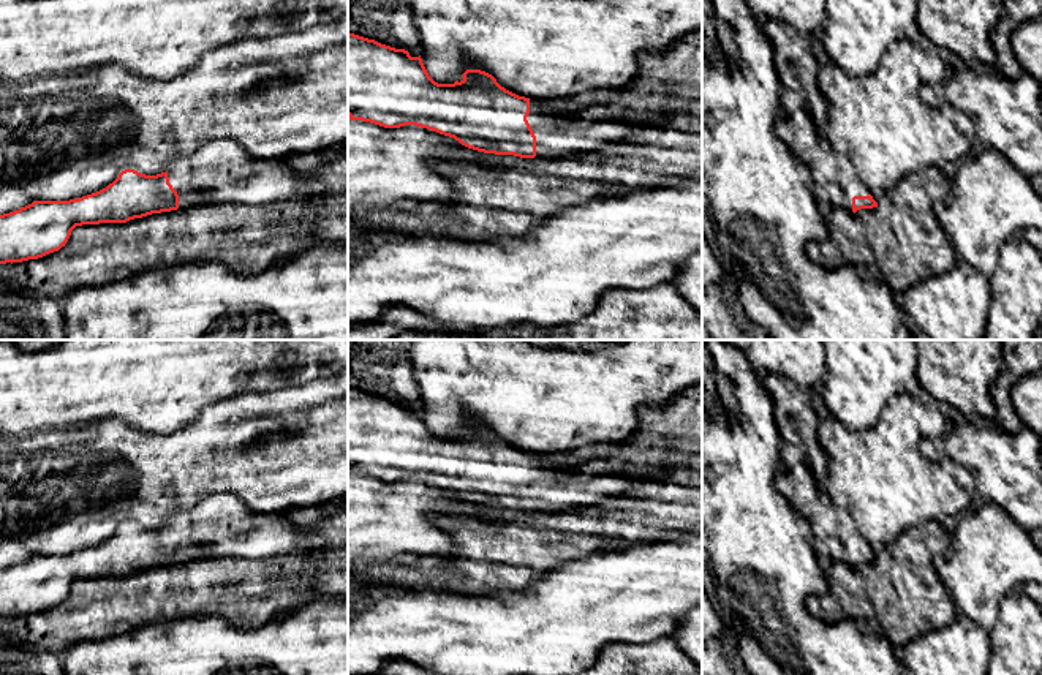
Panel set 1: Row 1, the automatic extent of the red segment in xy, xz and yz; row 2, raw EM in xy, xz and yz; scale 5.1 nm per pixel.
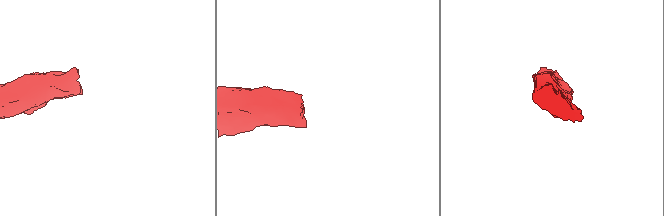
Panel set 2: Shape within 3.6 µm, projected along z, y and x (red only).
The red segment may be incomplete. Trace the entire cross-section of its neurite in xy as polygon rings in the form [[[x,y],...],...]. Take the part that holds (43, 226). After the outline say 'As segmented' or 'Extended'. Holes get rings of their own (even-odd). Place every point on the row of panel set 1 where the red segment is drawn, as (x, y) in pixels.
[[[213,139],[194,153],[171,161],[166,172],[145,175],[125,169],[106,188],[70,201],[33,201],[19,210],[0,215],[0,264],[38,259],[59,251],[71,231],[82,224],[126,223],[152,213],[206,204],[272,204],[288,199],[310,174],[289,164],[291,158],[253,158],[232,139]]]. Extended

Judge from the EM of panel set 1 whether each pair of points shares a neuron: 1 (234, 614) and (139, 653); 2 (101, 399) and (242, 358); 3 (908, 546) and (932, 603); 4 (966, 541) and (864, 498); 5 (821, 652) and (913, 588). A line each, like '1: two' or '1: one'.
1: two
2: one
3: one
4: two
5: two

